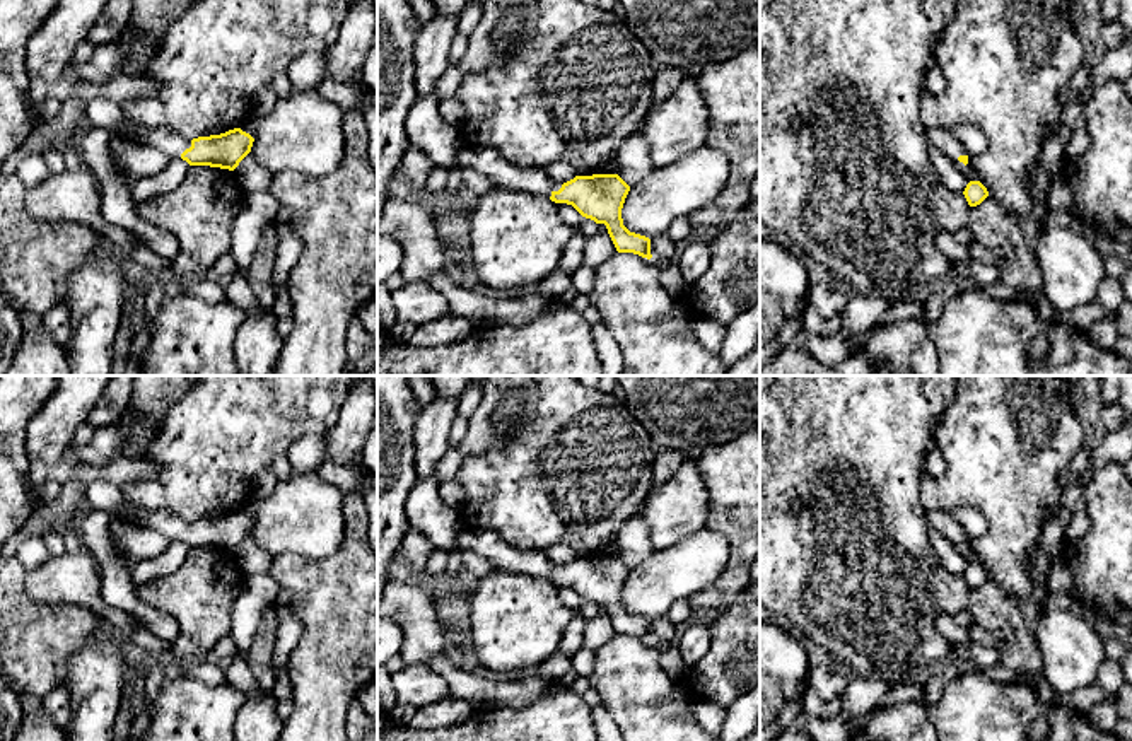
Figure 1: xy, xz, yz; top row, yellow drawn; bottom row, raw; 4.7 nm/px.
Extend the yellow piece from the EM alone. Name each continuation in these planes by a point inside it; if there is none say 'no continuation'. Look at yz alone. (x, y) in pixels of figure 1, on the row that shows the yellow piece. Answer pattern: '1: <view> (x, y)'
1: yz (945, 140)

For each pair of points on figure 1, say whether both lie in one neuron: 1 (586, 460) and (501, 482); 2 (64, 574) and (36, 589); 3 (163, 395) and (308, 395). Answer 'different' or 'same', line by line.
1: same
2: same
3: different

